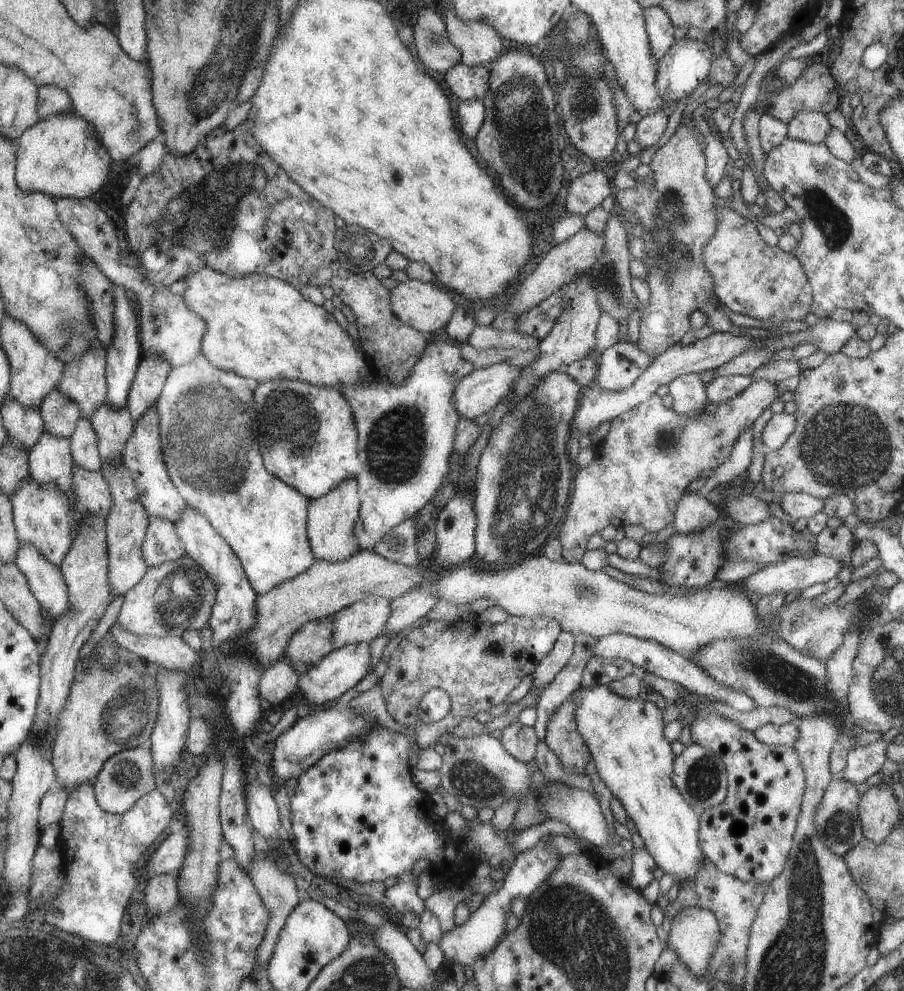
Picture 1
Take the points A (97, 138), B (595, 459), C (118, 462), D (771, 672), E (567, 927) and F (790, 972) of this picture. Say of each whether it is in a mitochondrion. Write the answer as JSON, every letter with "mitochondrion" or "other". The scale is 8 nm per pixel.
{"A":"other","B":"other","C":"other","D":"mitochondrion","E":"mitochondrion","F":"mitochondrion"}

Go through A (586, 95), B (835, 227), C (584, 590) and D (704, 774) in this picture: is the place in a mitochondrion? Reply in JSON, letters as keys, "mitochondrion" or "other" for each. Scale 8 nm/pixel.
{"A":"mitochondrion","B":"mitochondrion","C":"mitochondrion","D":"mitochondrion"}

